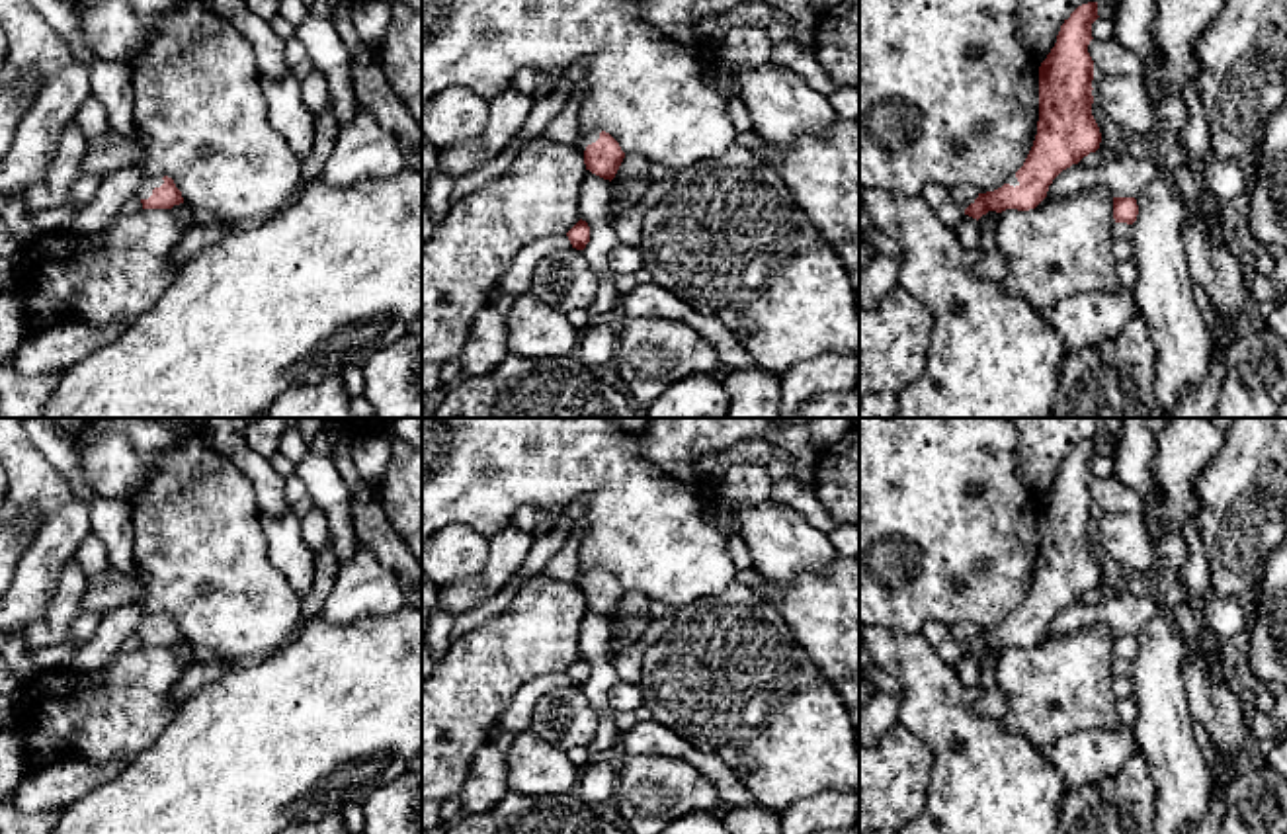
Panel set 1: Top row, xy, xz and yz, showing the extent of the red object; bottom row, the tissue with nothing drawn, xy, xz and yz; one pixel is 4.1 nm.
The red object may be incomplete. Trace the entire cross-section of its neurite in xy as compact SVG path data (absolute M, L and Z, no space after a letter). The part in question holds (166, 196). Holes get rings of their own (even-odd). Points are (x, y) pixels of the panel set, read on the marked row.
M168 176L143 178L137 197L141 199L143 209L172 209L174 205L184 203L182 191Z

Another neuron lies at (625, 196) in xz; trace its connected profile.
M617 174L611 180L611 201L609 201L609 219L633 209L650 189L650 178L639 178L635 182L619 182Z

